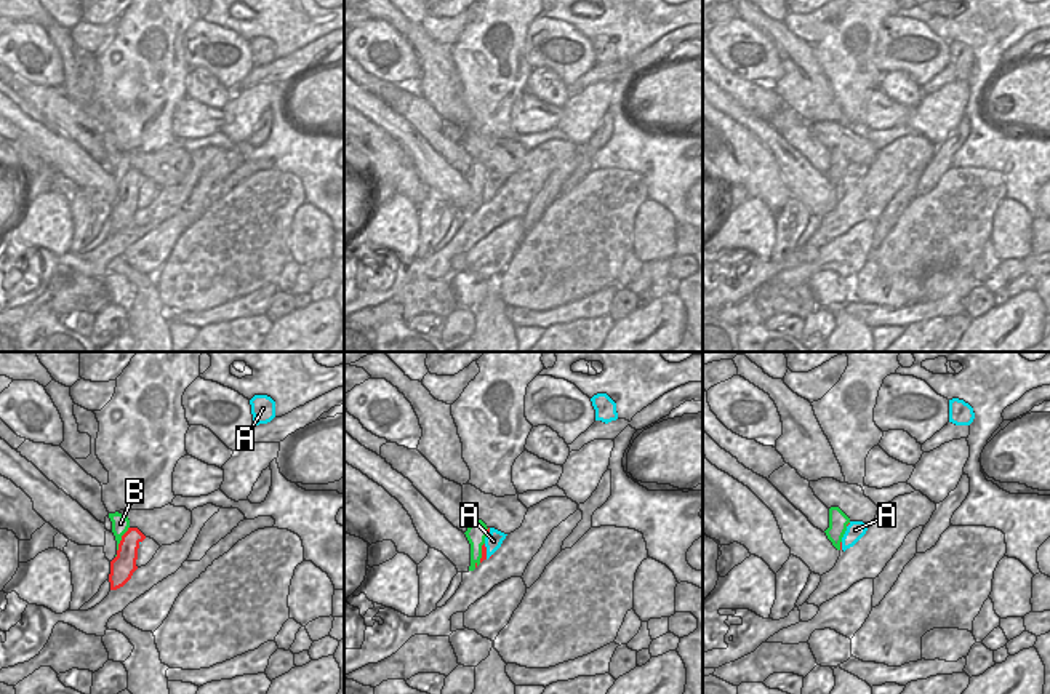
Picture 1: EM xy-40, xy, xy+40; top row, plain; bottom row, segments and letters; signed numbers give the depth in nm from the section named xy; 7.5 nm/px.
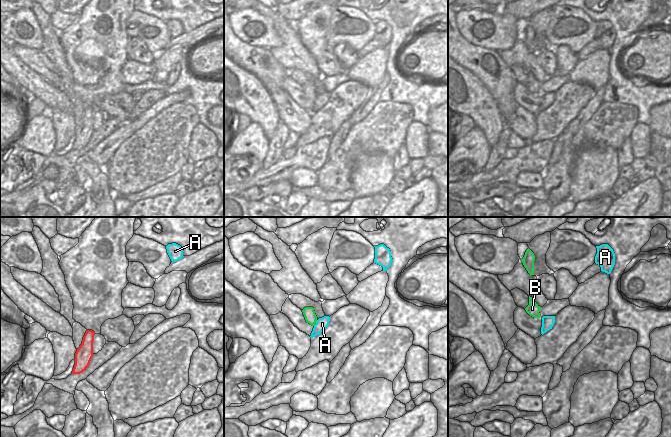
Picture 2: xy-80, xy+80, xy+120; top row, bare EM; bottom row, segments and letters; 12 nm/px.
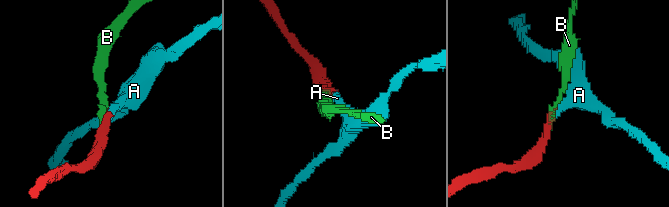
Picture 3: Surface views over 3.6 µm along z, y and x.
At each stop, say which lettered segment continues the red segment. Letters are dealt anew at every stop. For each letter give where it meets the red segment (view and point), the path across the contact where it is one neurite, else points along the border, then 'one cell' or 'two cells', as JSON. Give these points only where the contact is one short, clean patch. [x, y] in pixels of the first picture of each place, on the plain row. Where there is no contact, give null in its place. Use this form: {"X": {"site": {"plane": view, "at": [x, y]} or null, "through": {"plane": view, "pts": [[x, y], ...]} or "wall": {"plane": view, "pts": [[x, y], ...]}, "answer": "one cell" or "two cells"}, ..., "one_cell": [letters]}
{"A": {"site": {"plane": "xy", "at": [485, 194]}, "wall": {"plane": "xy", "pts": [[484, 186], [487, 200]]}, "answer": "two cells"}, "B": {"site": {"plane": "xy-40", "at": [122, 181]}, "through": {"plane": "xy-40", "pts": [[124, 207], [122, 181], [120, 165]]}, "answer": "one cell"}, "one_cell": ["B"]}

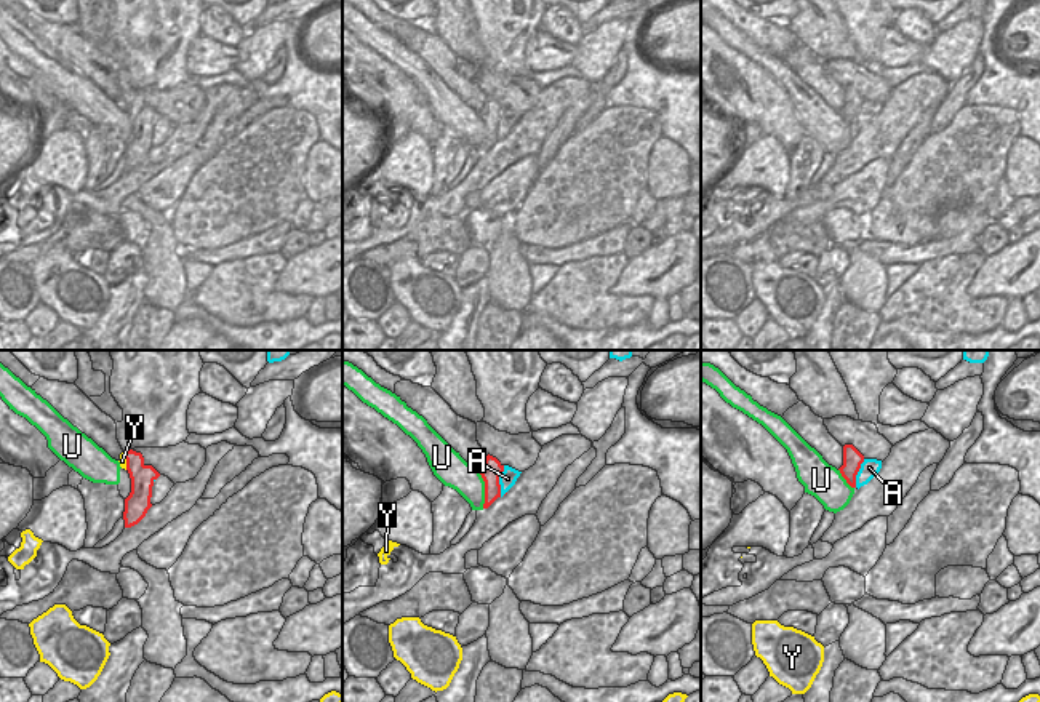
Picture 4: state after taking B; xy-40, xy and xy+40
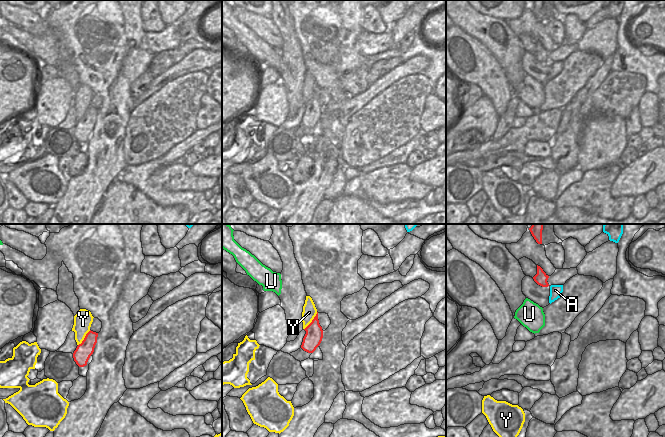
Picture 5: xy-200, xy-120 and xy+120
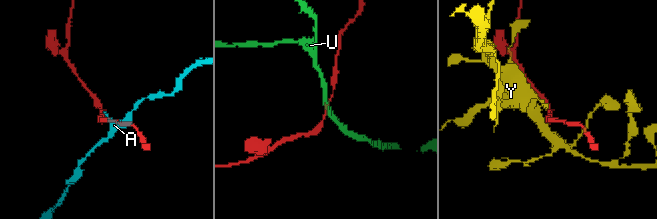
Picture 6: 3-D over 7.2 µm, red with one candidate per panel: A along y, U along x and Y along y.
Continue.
{"A": {"site": {"plane": "xy", "at": [498, 123]}, "wall": {"plane": "xy", "pts": [[504, 107], [500, 117], [500, 138]]}, "answer": "two cells"}, "U": {"site": {"plane": "xy", "at": [485, 131]}, "wall": {"plane": "xy", "pts": [[477, 112], [484, 123], [484, 149]]}, "answer": "two cells"}, "Y": {"site": {"plane": "xy-40", "at": [127, 103]}, "answer": "two cells"}, "one_cell": []}

